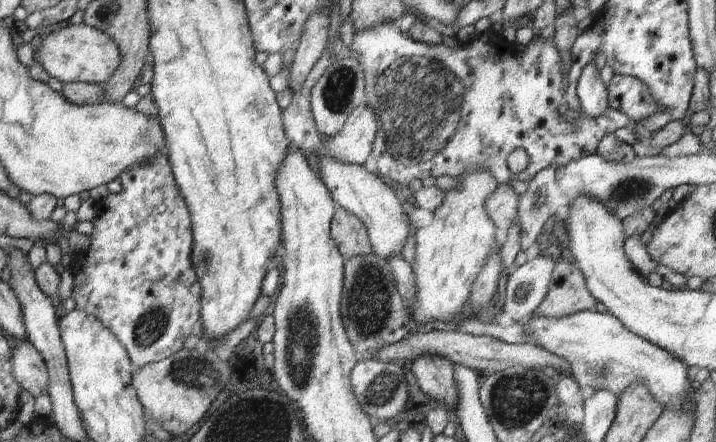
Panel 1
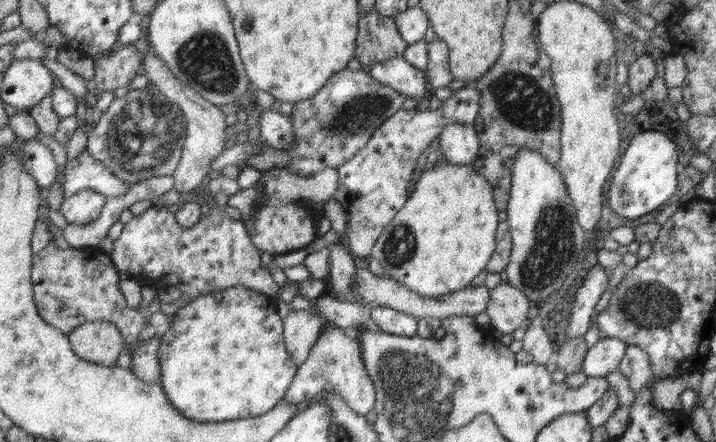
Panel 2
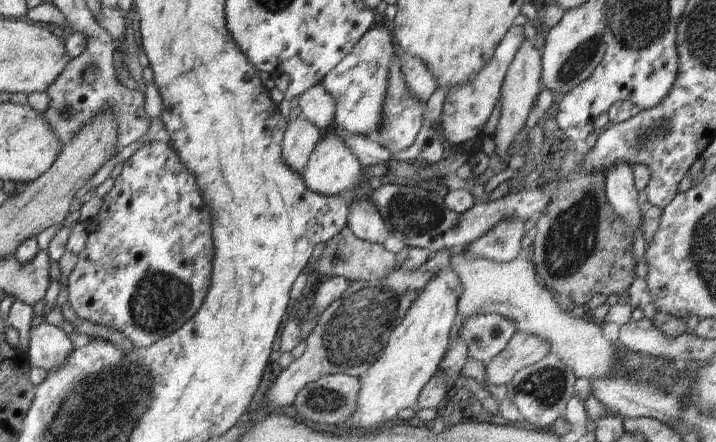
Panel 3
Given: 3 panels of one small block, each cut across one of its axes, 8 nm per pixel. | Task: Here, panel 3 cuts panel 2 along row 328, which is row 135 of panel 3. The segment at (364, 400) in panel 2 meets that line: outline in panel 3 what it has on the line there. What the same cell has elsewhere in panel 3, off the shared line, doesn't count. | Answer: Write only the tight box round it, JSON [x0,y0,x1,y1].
[302,129,364,196]

